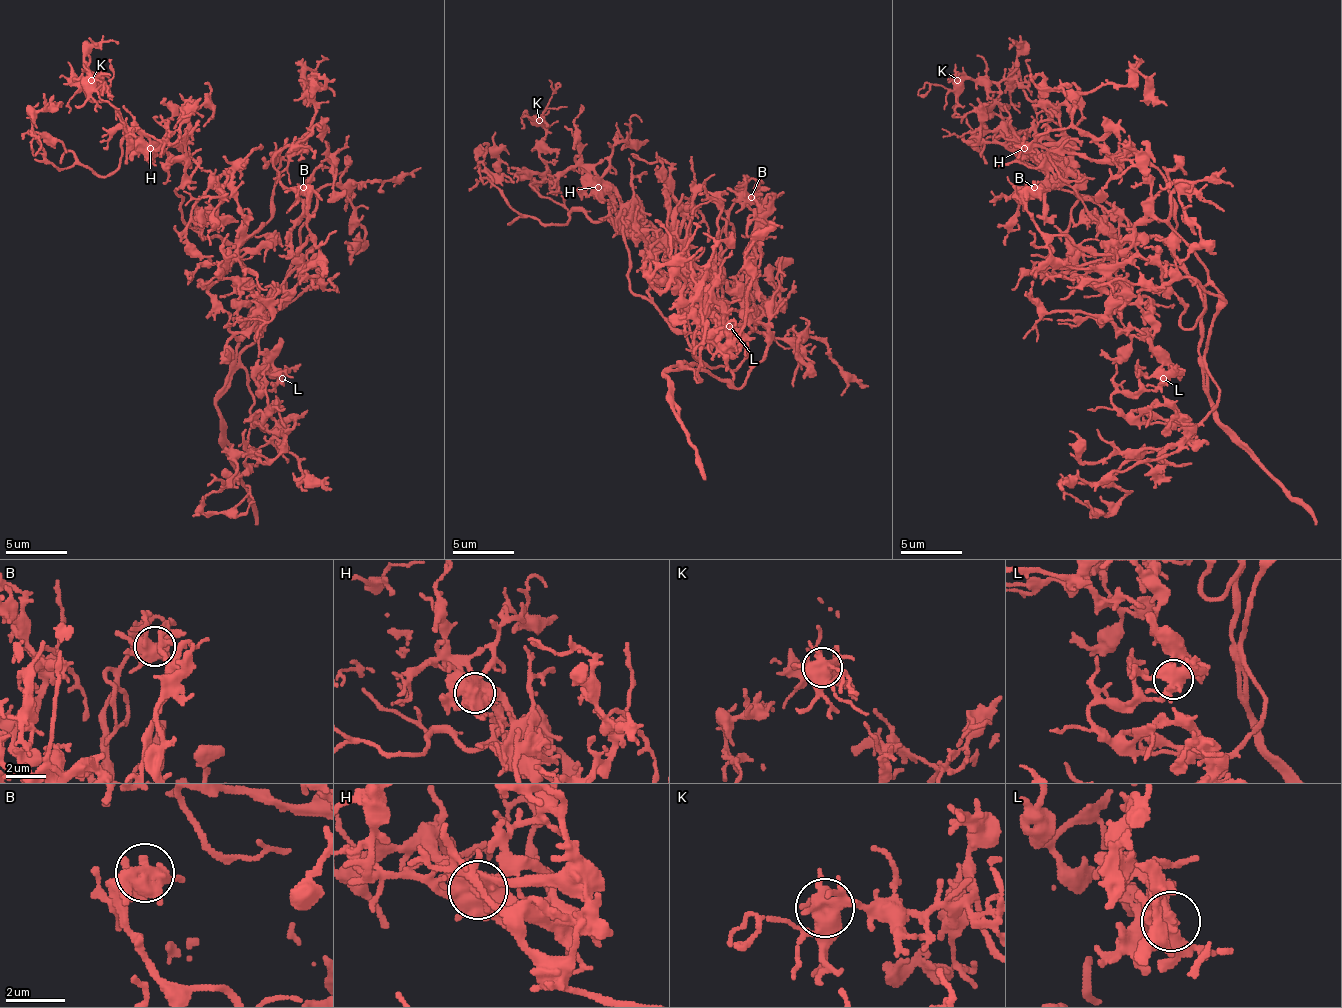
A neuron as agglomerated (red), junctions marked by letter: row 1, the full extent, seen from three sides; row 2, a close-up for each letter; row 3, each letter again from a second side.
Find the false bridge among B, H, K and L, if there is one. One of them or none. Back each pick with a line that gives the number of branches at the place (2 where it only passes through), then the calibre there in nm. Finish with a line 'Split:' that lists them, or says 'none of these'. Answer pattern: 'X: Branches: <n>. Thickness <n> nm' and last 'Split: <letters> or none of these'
H: Branches: 8. Thickness 700 nm
Split: H

